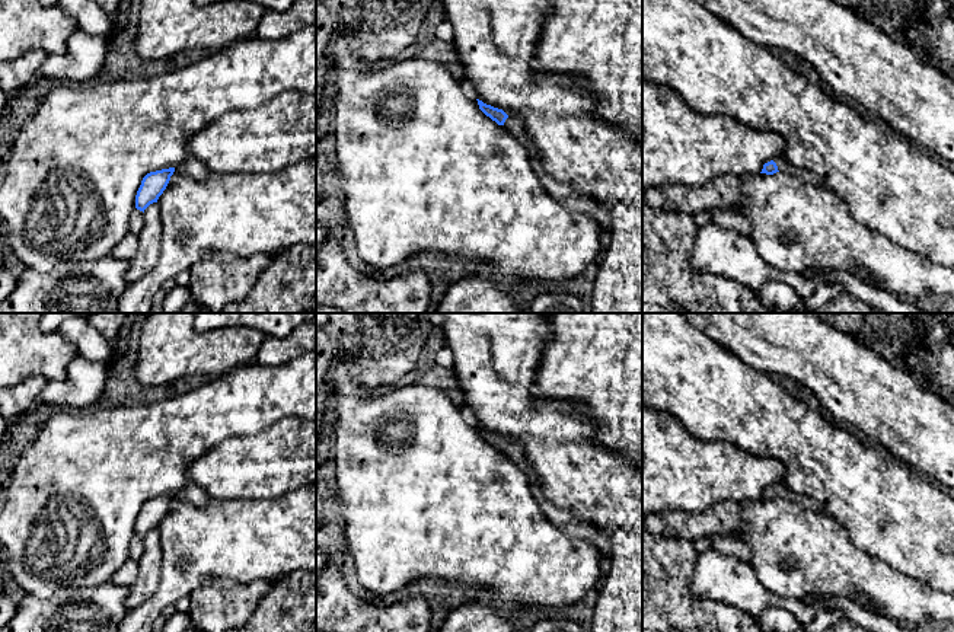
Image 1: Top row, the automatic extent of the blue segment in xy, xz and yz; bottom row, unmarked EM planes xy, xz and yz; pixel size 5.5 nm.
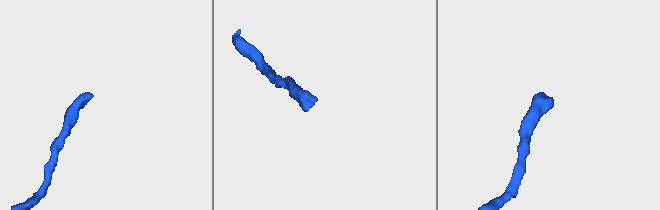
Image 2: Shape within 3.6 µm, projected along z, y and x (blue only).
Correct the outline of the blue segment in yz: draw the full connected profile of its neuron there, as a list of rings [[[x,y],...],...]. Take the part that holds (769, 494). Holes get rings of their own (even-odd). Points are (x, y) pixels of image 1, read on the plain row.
[[[778,482],[775,486],[765,489],[760,499],[773,501],[776,498],[792,499],[807,510],[820,510],[820,504],[813,497],[798,495],[788,489],[782,482]]]

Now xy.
[[[188,482],[184,489],[175,494],[150,498],[143,504],[137,517],[135,534],[144,539],[150,530],[157,529],[175,498],[184,499],[195,507],[205,505],[211,499],[211,497],[194,482]]]

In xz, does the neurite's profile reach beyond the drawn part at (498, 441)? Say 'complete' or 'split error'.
split error

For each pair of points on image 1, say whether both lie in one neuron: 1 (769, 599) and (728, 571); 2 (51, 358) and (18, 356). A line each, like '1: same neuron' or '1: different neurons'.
1: same neuron
2: same neuron

